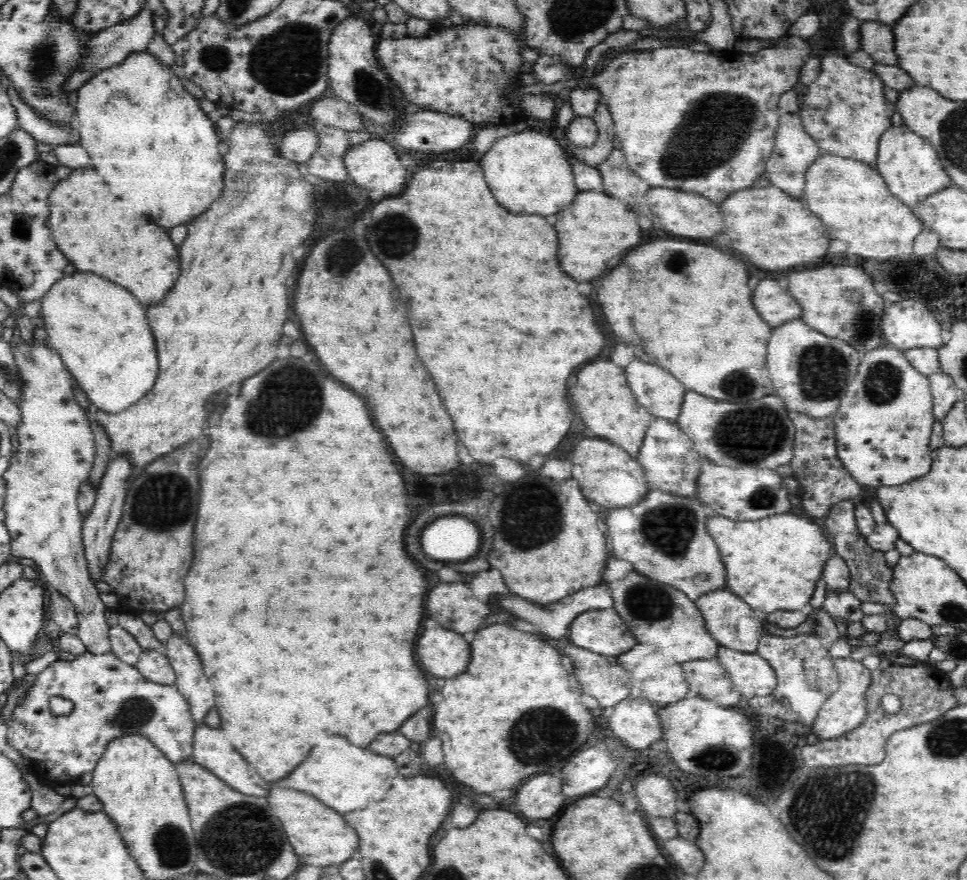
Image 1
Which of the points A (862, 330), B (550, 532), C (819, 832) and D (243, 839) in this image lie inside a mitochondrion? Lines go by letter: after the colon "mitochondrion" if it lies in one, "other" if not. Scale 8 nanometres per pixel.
A: mitochondrion
B: mitochondrion
C: mitochondrion
D: mitochondrion

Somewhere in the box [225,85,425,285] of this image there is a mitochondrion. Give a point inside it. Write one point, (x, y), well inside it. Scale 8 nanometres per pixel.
(341, 266)

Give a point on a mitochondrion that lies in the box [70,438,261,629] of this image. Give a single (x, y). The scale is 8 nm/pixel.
(162, 500)

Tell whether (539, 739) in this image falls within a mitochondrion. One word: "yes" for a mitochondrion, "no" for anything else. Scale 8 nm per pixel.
yes

